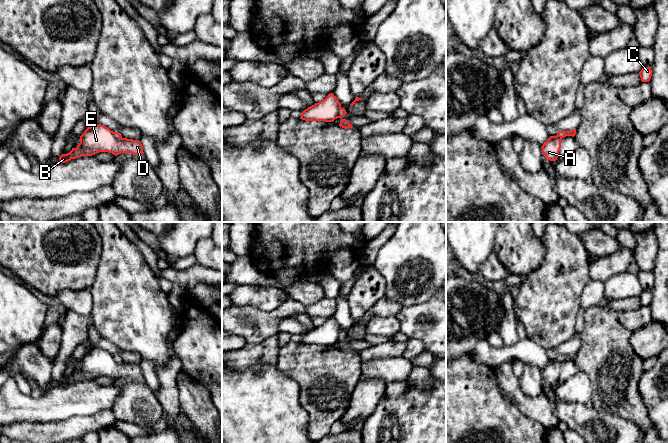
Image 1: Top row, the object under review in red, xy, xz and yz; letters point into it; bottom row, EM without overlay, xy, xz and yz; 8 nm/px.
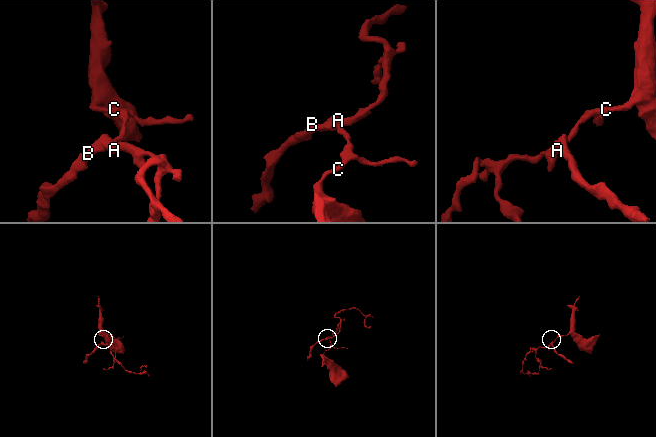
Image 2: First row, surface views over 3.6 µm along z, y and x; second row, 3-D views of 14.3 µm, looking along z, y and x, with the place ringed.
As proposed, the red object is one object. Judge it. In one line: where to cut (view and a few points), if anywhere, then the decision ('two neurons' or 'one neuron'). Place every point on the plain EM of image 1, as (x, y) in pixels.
xz (341, 332), (337, 341) | two neurons

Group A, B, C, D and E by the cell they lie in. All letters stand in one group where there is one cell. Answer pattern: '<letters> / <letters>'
A B D E / C

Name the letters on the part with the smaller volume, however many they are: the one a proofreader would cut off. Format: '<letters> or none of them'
A, B, D, E

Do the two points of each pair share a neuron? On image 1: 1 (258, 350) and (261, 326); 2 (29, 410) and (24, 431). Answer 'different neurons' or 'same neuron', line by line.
1: different neurons
2: different neurons

